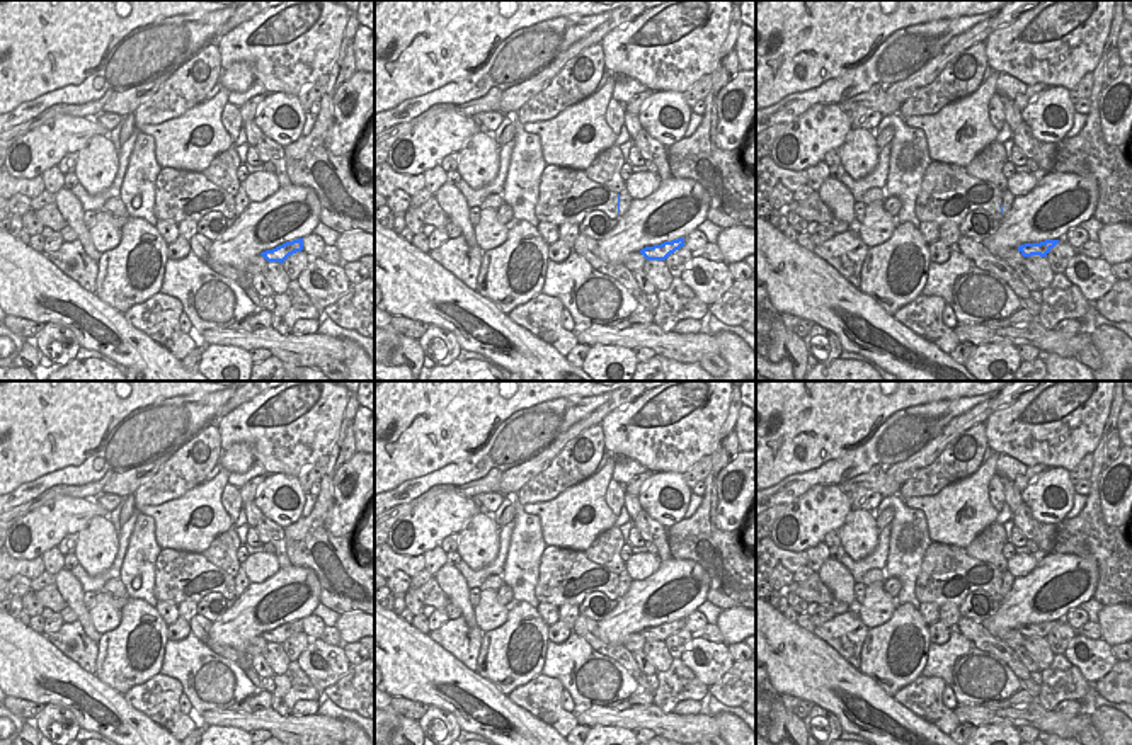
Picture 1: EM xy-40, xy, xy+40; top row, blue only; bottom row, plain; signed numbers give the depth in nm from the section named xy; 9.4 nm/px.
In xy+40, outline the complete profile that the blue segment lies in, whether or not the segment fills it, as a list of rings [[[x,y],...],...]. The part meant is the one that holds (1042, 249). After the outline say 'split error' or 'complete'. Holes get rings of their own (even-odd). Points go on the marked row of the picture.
[[[1045,240],[1040,243],[1025,243],[1018,247],[1018,252],[1023,257],[1040,255],[1047,257],[1047,253],[1059,243],[1059,240]]]; complete

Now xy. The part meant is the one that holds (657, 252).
[[[684,238],[664,242],[660,245],[654,245],[654,247],[645,247],[645,248],[640,250],[640,253],[647,260],[666,260],[671,253],[674,253],[681,247],[684,247]]]; complete

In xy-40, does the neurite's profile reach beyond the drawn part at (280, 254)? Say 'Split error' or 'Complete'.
Complete

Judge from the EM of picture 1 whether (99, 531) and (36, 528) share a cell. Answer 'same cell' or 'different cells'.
different cells

